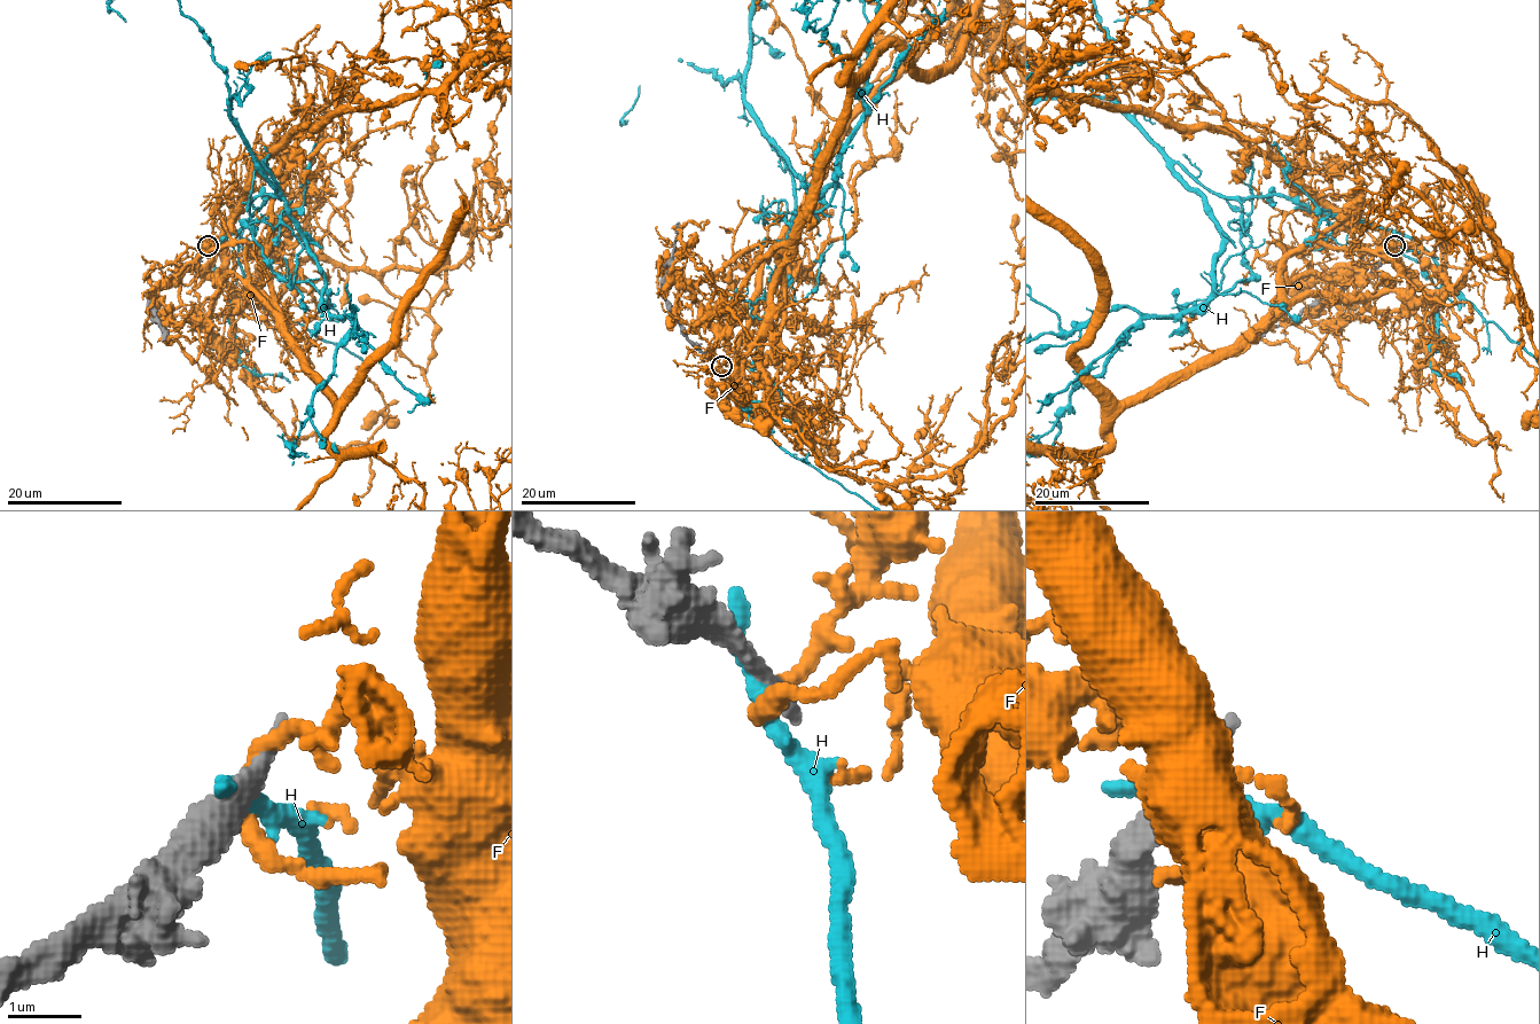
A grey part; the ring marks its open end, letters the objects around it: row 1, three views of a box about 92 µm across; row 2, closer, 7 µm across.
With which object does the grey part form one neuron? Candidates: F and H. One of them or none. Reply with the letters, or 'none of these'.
none of these

